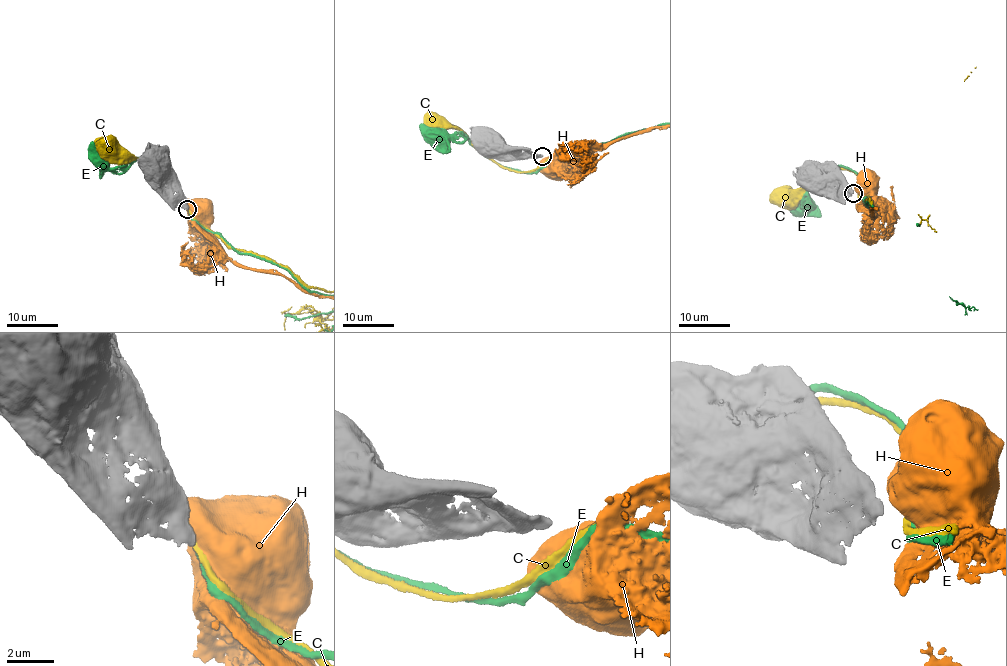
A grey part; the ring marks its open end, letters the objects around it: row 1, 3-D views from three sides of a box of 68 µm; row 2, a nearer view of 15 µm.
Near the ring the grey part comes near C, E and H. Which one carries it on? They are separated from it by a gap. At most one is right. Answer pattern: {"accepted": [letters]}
{"accepted": []}

